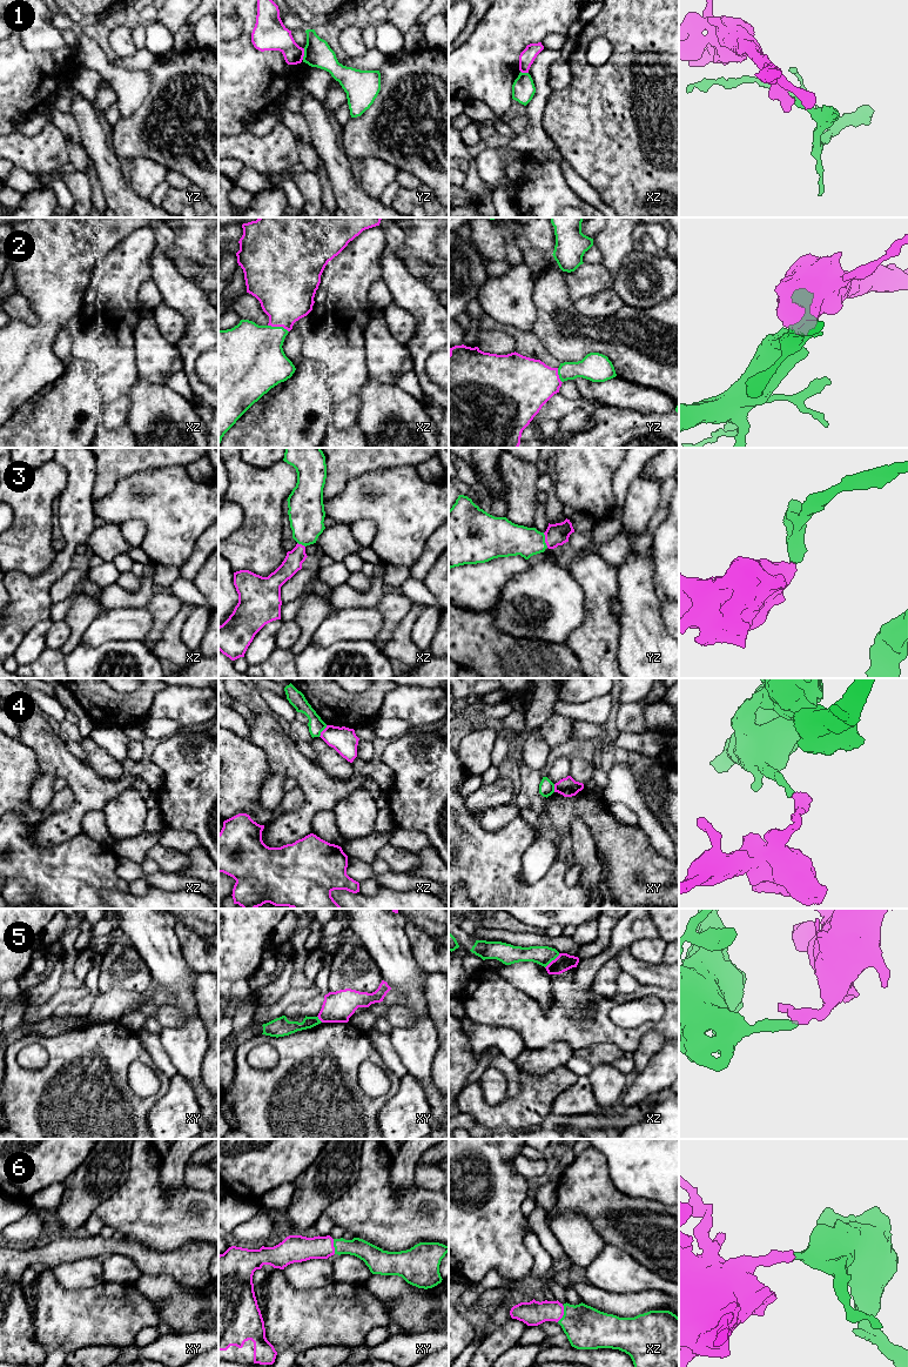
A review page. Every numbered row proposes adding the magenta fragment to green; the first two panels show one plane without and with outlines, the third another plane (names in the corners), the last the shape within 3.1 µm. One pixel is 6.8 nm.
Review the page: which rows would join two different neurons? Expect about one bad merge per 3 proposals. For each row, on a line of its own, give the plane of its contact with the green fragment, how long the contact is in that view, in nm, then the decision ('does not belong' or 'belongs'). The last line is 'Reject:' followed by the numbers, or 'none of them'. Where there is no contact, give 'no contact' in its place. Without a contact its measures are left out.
1: meets green in yz; contact 80 nm long; does not belong
2: meets green in xz; contact 150 nm long; belongs
3: meets green in yz; contact 110 nm long; belongs
4: meets green in xz; contact 100 nm long; does not belong
5: meets green in xz; contact 140 nm long; does not belong
6: meets green in xz; contact 130 nm long; belongs
Reject: 1, 4, 5

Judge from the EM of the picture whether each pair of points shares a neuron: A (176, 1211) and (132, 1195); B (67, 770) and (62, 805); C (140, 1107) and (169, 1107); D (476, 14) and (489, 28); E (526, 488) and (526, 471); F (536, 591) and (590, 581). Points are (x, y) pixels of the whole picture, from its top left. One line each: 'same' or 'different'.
A: same
B: different
C: different
D: different
E: same
F: different

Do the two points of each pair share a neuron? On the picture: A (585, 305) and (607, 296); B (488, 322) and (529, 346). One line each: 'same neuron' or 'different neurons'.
A: same neuron
B: same neuron

